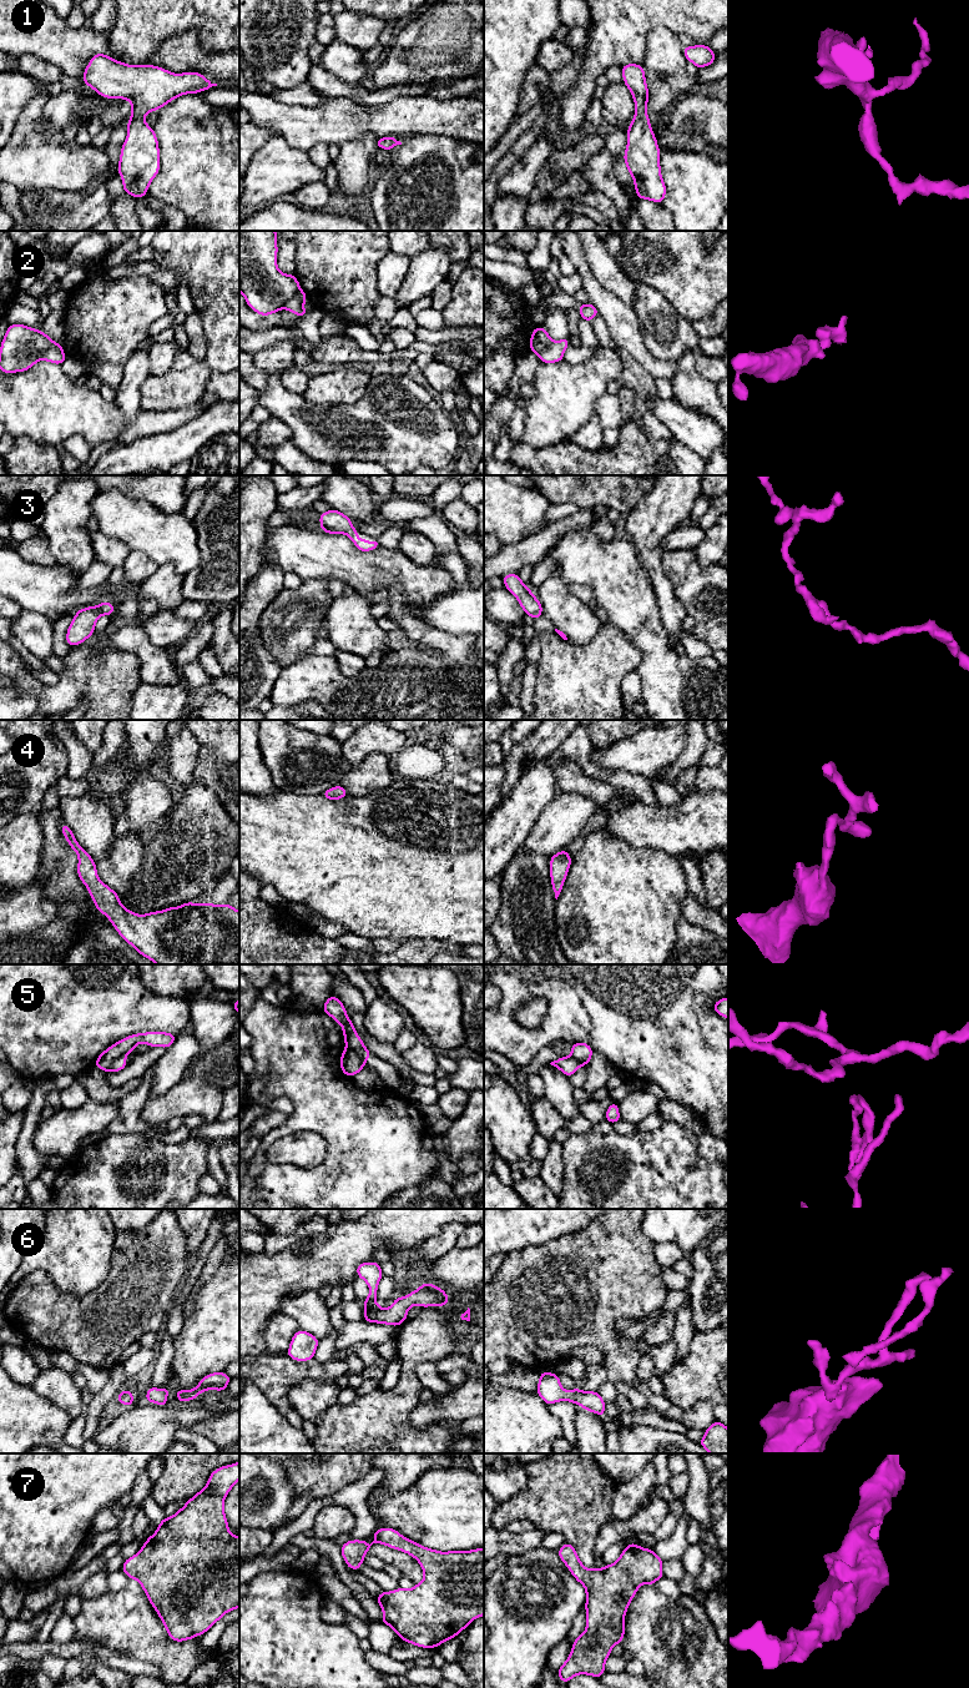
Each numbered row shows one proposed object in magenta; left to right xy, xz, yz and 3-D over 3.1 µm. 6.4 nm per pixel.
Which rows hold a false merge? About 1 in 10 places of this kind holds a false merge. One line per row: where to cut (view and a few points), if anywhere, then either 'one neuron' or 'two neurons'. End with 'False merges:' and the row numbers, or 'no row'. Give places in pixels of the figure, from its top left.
1: cut none; one neuron
2: cut xz (299, 288), (282, 307); two neurons
3: cut none; one neuron
4: cut none; one neuron
5: cut xy (125, 1053), (119, 1056), (106, 1071); two neurons
6: cut none; one neuron
7: cut none; one neuron
False merges: 2, 5

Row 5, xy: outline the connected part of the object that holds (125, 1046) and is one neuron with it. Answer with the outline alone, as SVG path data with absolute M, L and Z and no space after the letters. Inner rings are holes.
M146 1032L128 1036L104 1050L96 1059L95 1067L107 1072L115 1059L131 1053L140 1043L146 1043L150 1047L163 1047L167 1049L172 1045L175 1039L176 1034L167 1032Z

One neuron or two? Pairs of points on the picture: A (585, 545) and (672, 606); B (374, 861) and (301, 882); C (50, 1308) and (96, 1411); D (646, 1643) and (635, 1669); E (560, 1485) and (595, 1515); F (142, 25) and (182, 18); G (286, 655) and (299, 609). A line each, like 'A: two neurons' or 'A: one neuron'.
A: two neurons
B: one neuron
C: two neurons
D: two neurons
E: one neuron
F: one neuron
G: one neuron

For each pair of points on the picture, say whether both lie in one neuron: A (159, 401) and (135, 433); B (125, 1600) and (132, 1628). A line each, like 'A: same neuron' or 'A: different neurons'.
A: different neurons
B: same neuron

